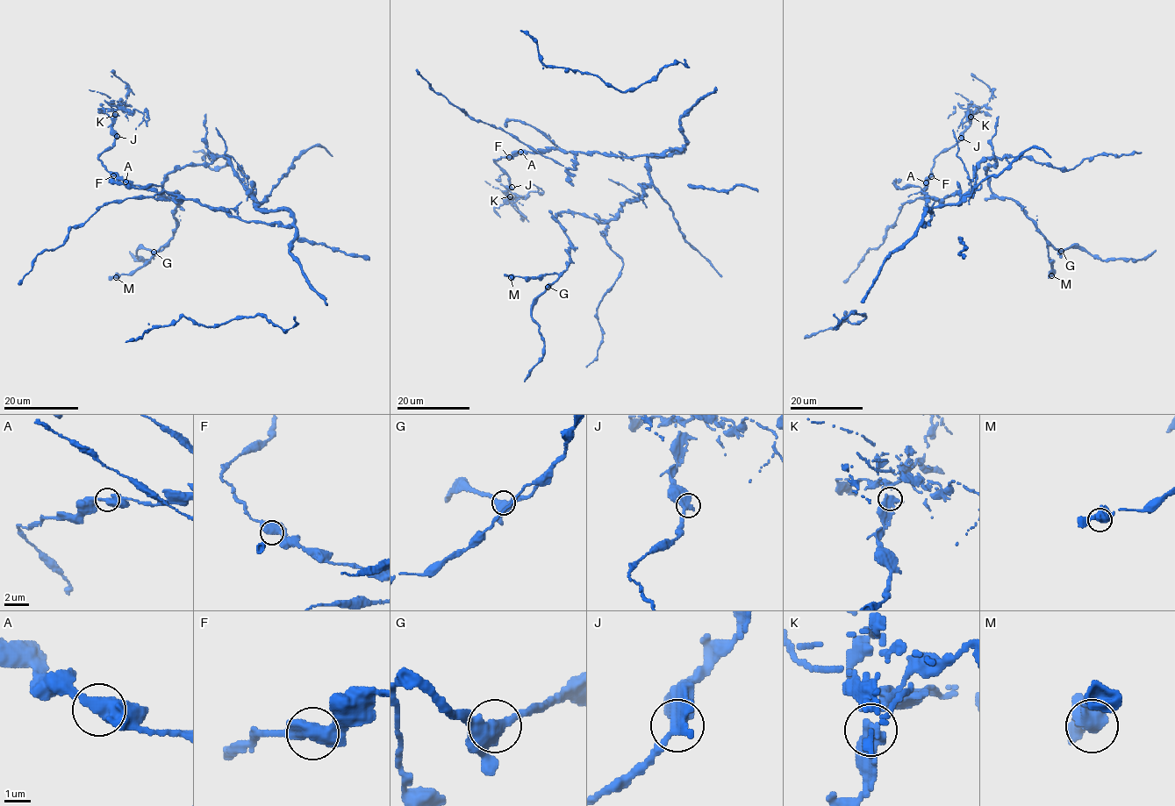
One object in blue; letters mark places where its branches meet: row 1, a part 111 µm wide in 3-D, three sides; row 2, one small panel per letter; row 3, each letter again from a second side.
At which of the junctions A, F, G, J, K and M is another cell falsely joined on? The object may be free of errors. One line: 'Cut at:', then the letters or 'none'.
Cut at: K

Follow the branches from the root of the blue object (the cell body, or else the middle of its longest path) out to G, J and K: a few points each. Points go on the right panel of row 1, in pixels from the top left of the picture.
G: (930, 209), (970, 195), (977, 165), (993, 157), (989, 189), (1014, 201), (1061, 251)
J: (930, 209), (927, 209), (922, 225), (931, 218), (923, 190), (934, 159), (961, 138)
K: (930, 209), (927, 209), (922, 225), (931, 218), (923, 190), (934, 159), (960, 139), (970, 117)

